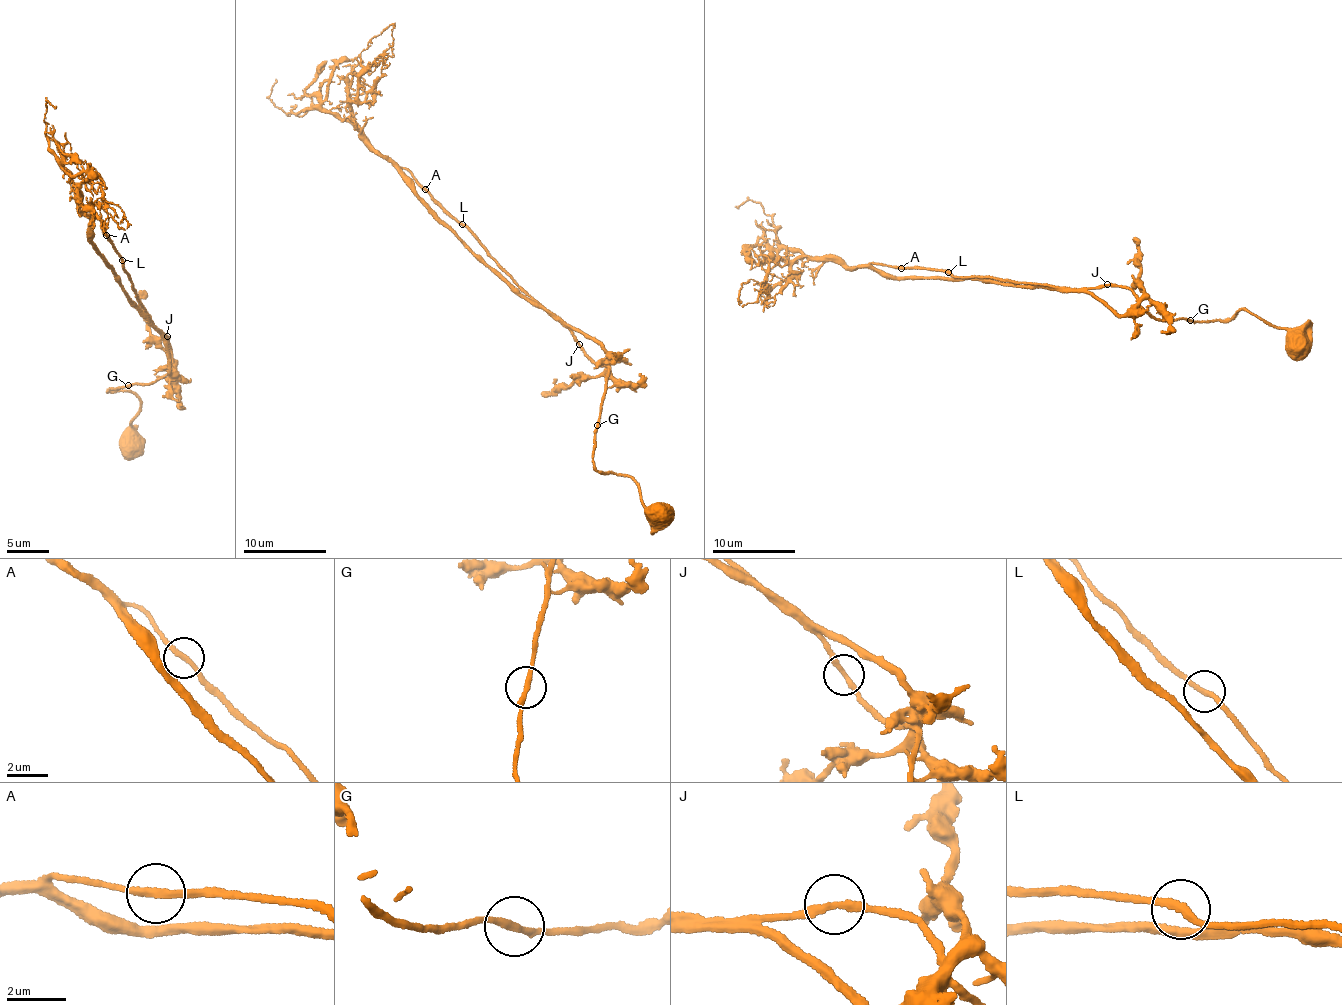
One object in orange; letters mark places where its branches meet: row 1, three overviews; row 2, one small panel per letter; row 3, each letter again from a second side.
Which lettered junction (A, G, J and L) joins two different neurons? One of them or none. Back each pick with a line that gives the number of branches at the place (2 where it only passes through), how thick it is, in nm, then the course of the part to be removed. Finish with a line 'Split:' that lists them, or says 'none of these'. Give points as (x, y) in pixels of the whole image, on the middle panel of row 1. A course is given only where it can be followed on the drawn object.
Split: none of these

